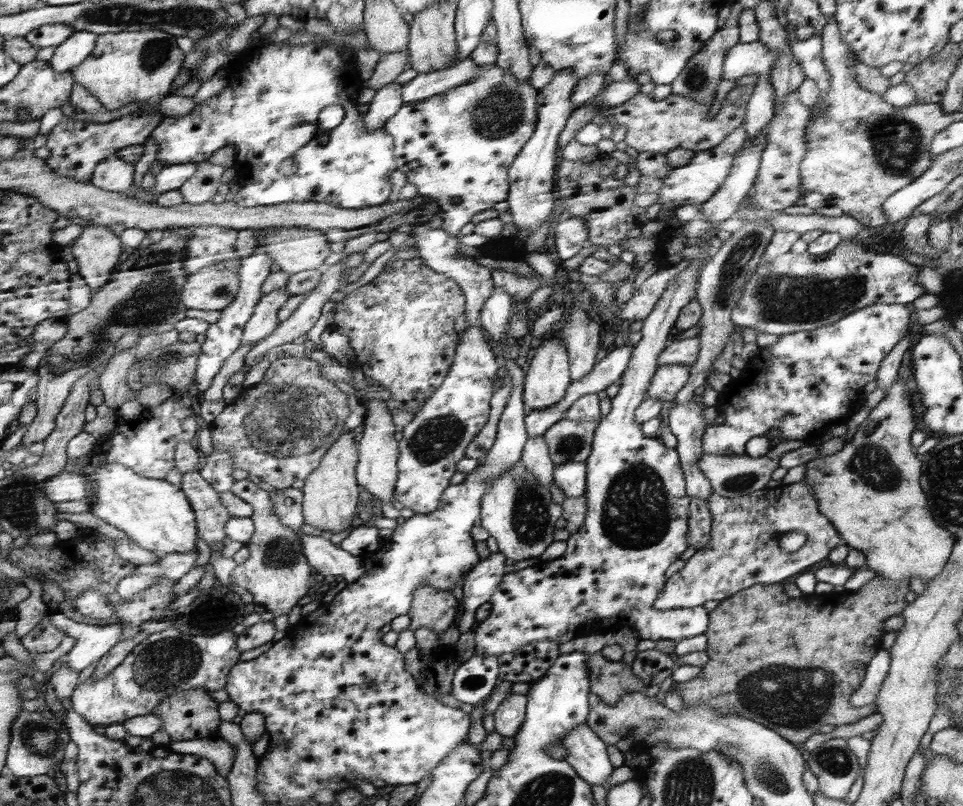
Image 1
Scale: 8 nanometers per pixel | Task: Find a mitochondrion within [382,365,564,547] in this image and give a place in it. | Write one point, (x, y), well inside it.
(437, 438)

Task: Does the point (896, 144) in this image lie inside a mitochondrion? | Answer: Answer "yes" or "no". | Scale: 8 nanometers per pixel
yes

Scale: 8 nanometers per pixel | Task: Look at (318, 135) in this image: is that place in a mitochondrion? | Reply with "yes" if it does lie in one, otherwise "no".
no

